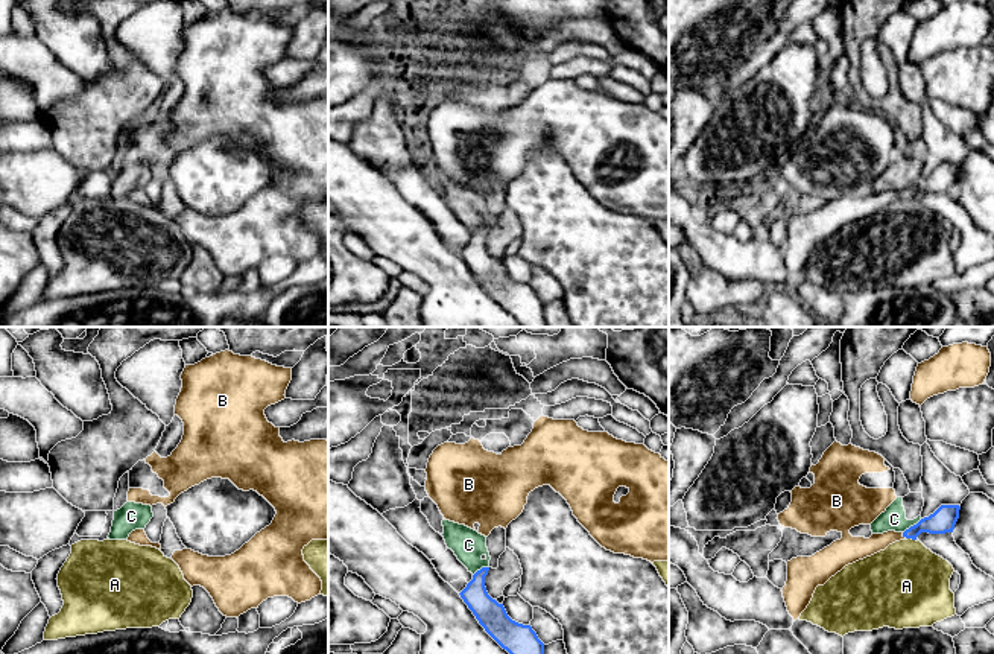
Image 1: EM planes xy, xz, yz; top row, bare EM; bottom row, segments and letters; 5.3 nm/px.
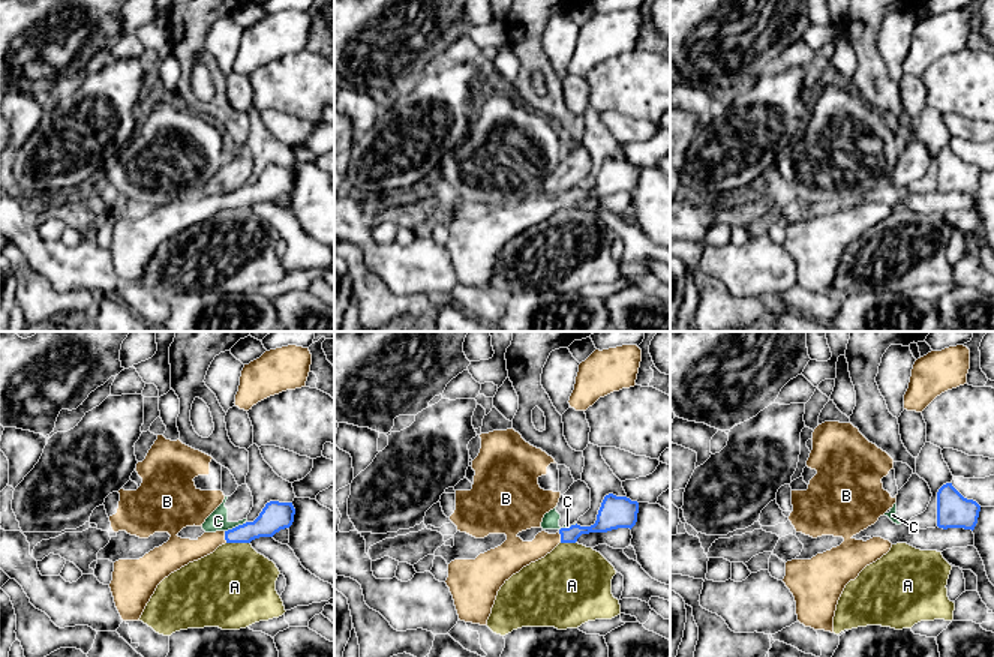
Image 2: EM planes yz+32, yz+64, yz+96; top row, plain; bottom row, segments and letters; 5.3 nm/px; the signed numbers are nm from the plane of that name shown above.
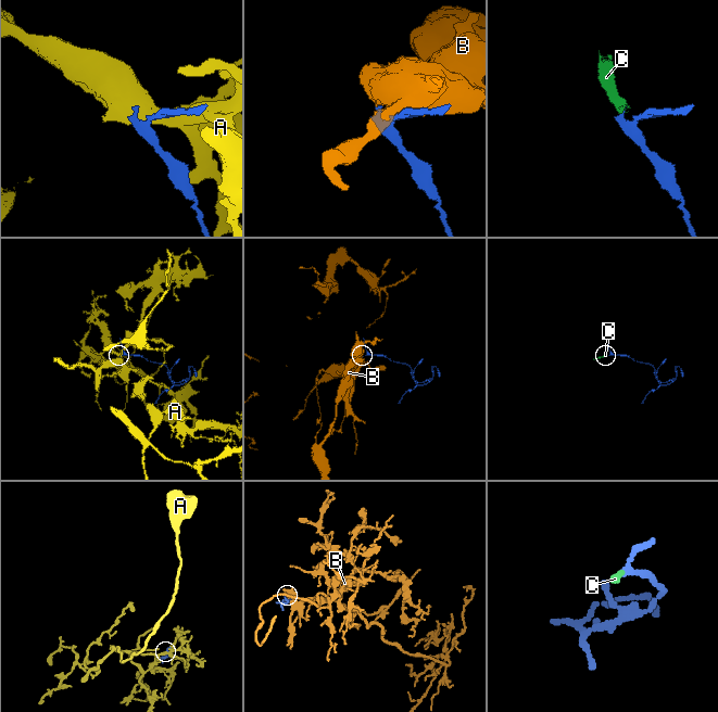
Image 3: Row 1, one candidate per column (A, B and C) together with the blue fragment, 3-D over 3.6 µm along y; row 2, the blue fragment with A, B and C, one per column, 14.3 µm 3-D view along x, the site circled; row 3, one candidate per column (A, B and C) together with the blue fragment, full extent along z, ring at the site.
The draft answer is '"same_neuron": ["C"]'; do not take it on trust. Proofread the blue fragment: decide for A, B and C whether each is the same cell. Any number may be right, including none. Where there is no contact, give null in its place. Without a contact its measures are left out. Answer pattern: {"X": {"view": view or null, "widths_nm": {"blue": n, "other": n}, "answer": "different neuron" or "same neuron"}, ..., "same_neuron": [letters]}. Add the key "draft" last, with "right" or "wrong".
{"A": {"view": "yz", "widths_nm": {"blue": 130, "other": 440}, "answer": "different neuron"}, "B": {"view": "yz", "widths_nm": {"blue": 130, "other": 170}, "answer": "same neuron"}, "C": {"view": "yz", "widths_nm": {"blue": 130, "other": 130}, "answer": "different neuron"}, "same_neuron": ["B"], "draft": "wrong"}

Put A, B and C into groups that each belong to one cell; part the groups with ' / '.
A / B / C

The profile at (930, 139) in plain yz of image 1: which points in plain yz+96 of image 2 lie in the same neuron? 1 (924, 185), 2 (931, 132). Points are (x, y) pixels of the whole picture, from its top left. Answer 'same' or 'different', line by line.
1: same
2: same

